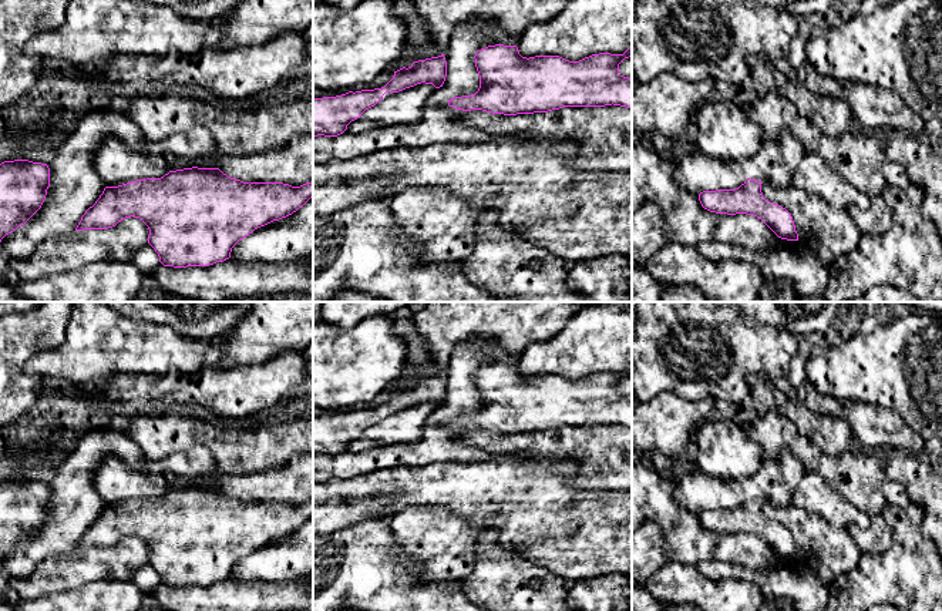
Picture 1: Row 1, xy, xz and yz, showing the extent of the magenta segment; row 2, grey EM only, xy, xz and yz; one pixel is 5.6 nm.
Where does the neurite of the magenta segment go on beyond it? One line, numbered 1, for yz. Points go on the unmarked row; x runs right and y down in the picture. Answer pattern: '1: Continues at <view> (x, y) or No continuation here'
1: No continuation here

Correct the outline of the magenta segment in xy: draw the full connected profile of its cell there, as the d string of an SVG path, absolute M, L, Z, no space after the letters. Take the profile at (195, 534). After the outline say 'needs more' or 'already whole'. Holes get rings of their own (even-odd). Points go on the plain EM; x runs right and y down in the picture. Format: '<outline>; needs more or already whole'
M184 487L169 490L161 497L131 500L105 506L100 517L81 536L75 550L108 548L125 537L139 537L149 548L148 563L164 585L209 585L231 577L232 567L255 548L296 531L313 516L313 501L292 506L283 501L243 501L223 493L219 487Z; already whole

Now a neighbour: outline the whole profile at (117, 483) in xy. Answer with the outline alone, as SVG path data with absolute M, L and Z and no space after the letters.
M107 456L95 470L95 490L105 506L118 506L137 498L161 497L172 483L171 473L135 471L118 457Z

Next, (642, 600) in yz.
M632 585L632 611L666 611L669 605L653 598L645 585Z

